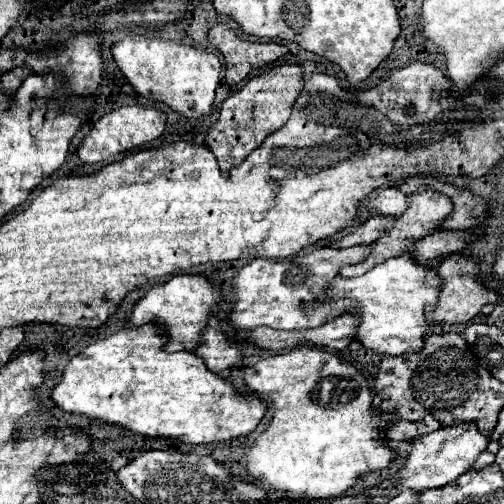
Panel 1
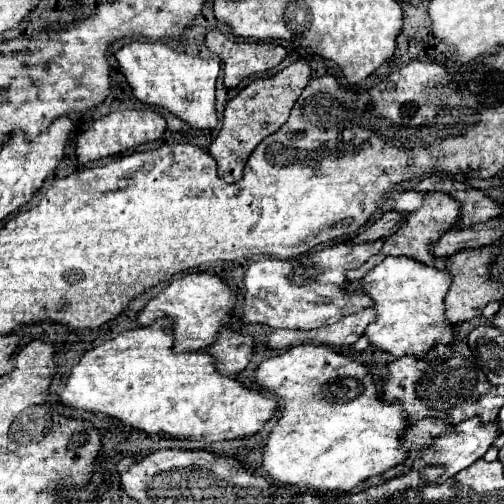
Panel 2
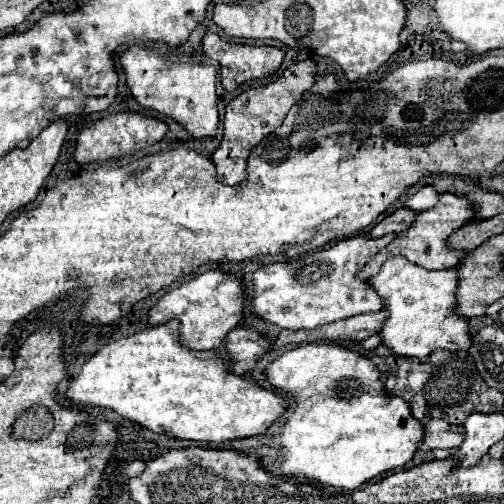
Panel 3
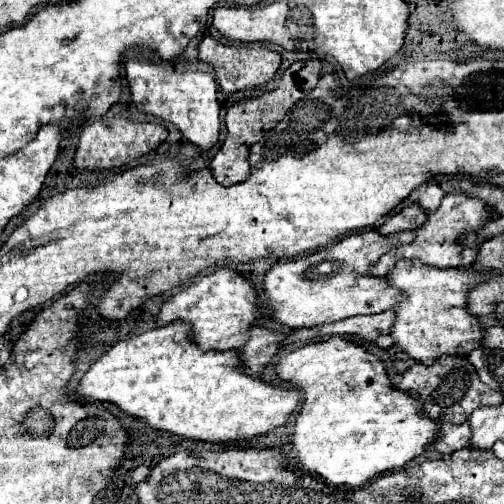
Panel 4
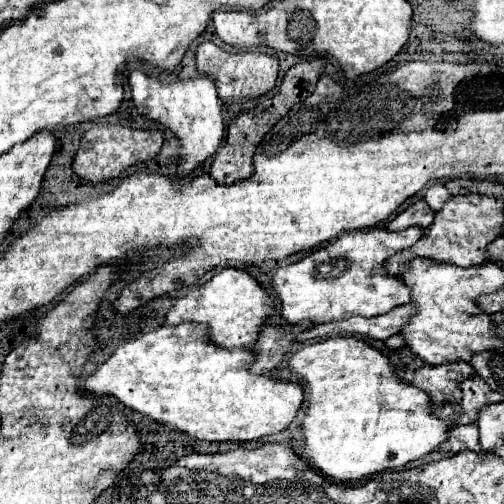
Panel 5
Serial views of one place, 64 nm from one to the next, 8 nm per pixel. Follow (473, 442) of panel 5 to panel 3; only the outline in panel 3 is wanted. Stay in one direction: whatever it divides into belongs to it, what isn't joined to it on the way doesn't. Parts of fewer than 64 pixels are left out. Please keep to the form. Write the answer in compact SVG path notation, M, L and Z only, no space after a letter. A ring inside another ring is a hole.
M430 420L424 424L424 438L418 444L420 450L434 450L434 448L456 448L464 440L464 432L460 426L452 426L446 420Z

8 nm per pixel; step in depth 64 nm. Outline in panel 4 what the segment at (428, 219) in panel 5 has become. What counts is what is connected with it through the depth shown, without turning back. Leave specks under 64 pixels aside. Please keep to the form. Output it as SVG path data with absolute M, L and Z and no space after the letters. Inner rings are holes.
M410 204L410 206L406 206L406 208L402 208L398 214L388 216L388 220L378 228L378 232L380 232L382 236L386 236L386 234L392 234L392 232L416 230L424 220L426 220L426 212L424 212L420 206Z

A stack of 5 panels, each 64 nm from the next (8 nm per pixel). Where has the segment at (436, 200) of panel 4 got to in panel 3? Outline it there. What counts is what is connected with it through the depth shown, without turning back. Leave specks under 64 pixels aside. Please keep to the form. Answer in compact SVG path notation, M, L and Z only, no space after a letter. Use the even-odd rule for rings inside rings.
M424 186L418 192L406 196L404 208L410 208L414 212L422 212L422 210L432 208L436 204L436 200L438 200L438 192L432 186Z

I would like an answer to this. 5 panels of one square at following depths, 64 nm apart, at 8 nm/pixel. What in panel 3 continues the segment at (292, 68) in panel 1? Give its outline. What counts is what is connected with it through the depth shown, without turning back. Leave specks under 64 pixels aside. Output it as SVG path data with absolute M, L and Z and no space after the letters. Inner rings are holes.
M312 60L294 62L278 76L278 80L260 84L260 86L252 86L252 88L244 90L240 96L236 96L226 106L224 136L222 136L220 146L212 154L212 162L216 164L216 178L222 184L232 186L232 184L240 184L246 180L246 160L250 156L250 150L284 122L292 104L296 100L300 100L300 96L314 84L314 76L316 76L316 66Z

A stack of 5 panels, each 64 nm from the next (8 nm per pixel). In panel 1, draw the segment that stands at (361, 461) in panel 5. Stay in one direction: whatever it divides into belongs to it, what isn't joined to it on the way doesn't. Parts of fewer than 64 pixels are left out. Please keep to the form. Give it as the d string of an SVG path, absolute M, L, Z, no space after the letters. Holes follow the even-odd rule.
M298 346L290 352L262 358L254 366L244 368L244 382L250 394L256 394L272 408L272 420L246 450L240 464L252 480L272 486L280 496L304 500L334 498L352 488L360 474L386 468L394 458L394 452L386 446L380 434L382 428L388 426L390 418L374 416L372 392L366 378L334 354L320 348Z

